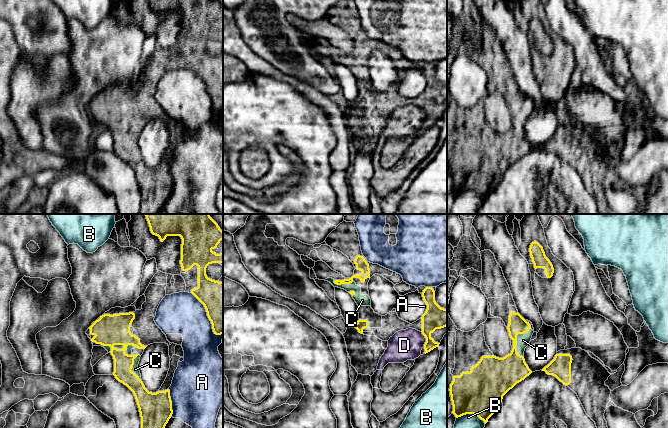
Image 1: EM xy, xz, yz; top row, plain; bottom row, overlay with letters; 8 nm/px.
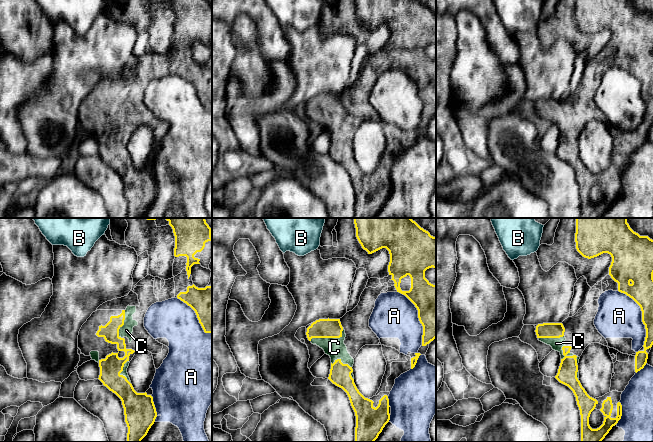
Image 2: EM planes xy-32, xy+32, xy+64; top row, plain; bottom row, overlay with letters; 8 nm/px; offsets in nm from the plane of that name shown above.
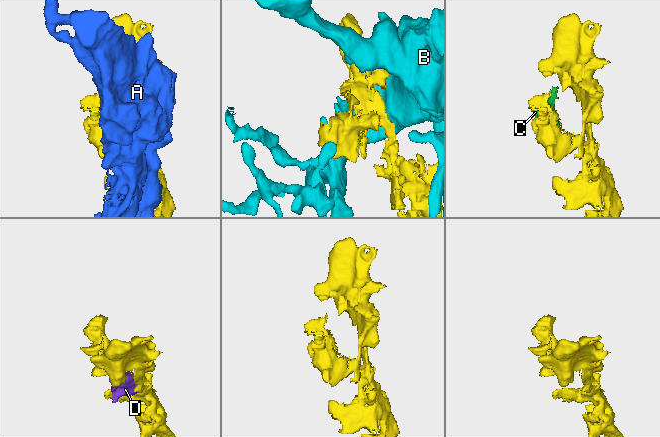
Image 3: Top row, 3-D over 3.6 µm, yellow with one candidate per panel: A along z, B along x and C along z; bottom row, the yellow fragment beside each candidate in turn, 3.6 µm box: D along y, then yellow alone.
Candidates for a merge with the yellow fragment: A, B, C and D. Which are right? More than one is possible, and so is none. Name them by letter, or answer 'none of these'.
C

